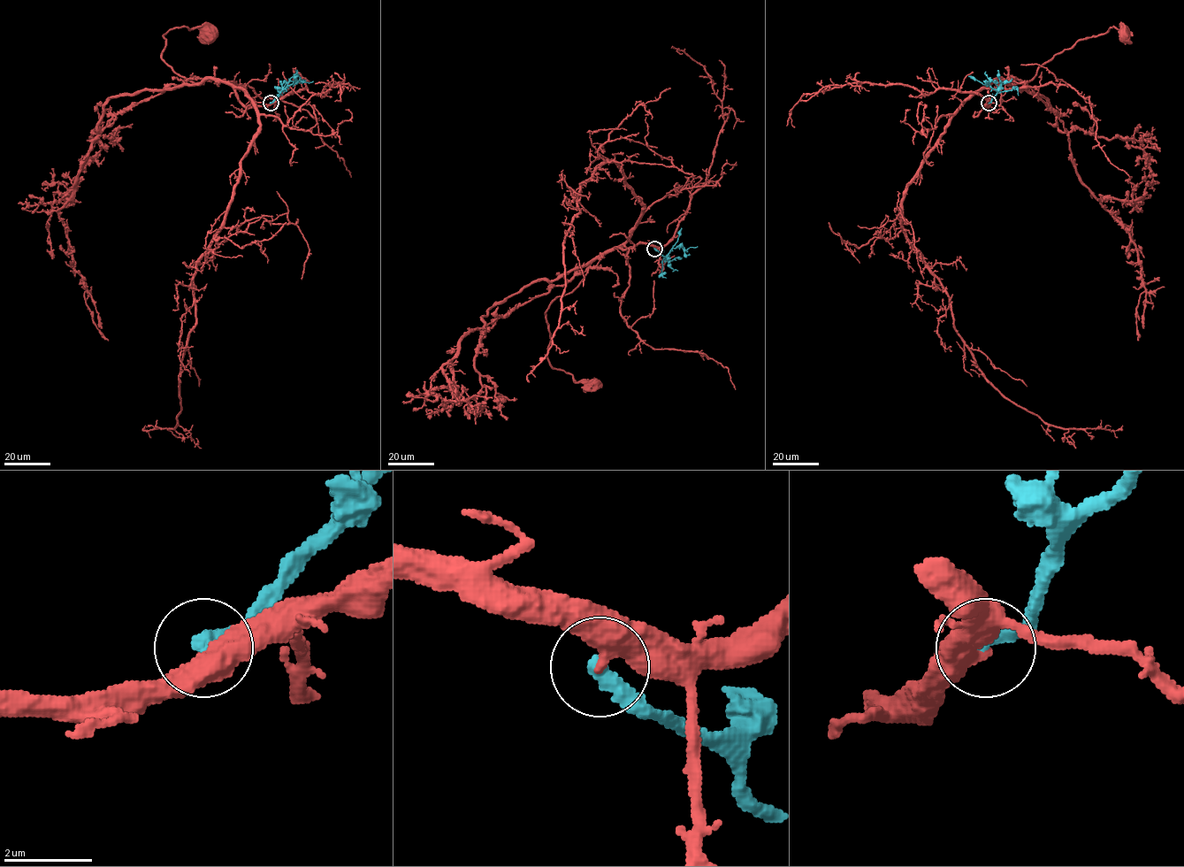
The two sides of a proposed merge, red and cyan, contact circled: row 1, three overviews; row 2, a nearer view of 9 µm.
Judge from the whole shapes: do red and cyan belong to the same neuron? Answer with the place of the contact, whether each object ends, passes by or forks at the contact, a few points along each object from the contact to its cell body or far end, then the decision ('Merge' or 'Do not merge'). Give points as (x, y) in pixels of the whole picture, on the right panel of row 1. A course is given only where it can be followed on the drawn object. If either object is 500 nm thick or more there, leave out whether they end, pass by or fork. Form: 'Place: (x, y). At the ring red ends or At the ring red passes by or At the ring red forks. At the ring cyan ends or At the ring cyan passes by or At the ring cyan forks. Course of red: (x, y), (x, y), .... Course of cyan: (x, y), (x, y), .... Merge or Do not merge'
Place: (989, 103). Course of red: (989, 103), (983, 106), (993, 82), (1028, 82), (1078, 41), (1112, 26), (1126, 32). Course of cyan: (989, 103), (996, 92), (988, 83), (990, 80), (987, 81). Do not merge

